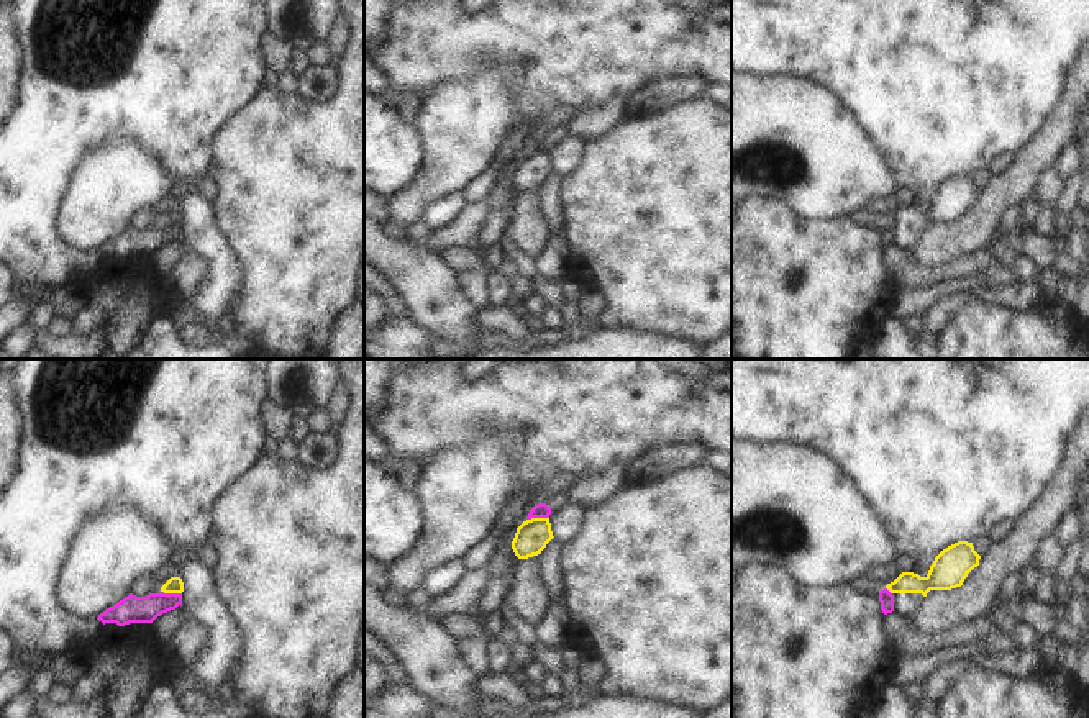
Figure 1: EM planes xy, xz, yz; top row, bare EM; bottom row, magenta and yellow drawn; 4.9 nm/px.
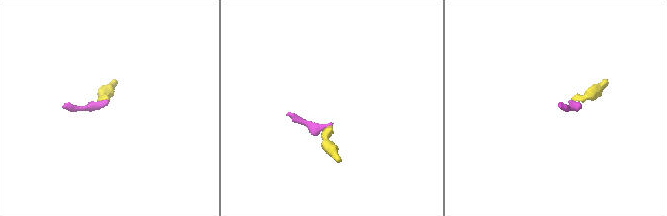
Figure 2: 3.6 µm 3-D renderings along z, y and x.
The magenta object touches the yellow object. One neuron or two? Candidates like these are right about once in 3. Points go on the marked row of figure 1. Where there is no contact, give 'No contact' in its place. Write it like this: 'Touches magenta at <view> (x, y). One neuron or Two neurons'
Touches magenta at xy (171, 594). Two neurons

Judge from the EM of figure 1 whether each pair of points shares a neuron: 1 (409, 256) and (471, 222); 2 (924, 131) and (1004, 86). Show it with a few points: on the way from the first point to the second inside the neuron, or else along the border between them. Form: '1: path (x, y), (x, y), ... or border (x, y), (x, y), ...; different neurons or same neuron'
1: border (409, 241), (430, 248), (438, 254); different neurons
2: path (943, 112), (970, 86), (984, 86); same neuron

